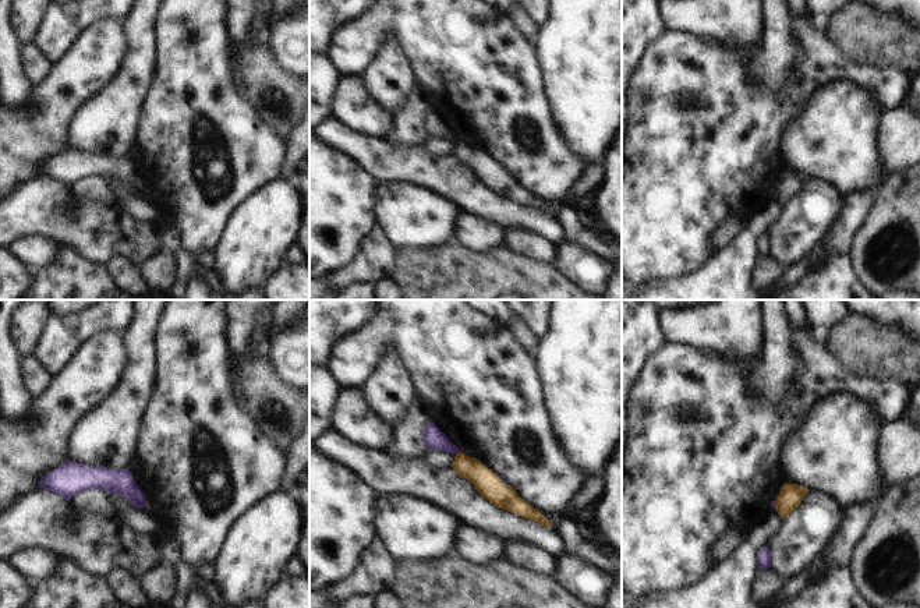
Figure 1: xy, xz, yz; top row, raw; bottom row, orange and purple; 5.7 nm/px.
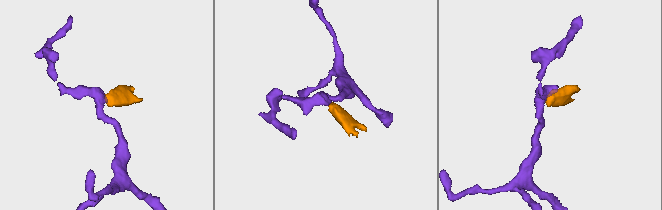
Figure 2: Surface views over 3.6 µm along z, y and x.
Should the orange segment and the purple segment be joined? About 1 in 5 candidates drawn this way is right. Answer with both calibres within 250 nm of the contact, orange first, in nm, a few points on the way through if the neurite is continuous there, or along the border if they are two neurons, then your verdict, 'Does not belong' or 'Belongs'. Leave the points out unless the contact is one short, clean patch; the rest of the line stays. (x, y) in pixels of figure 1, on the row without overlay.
Thickness 150 nm (orange) against 120 nm. Boundary: xz (459, 138), (455, 141). Does not belong

